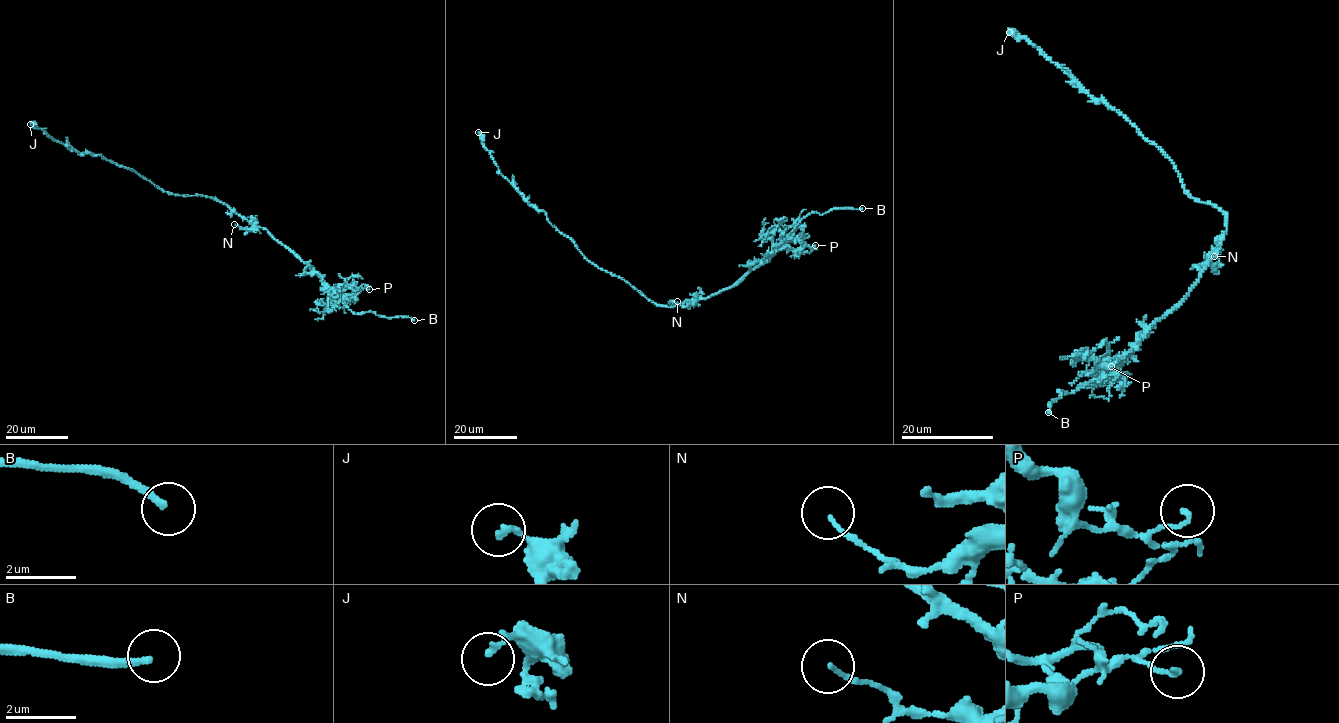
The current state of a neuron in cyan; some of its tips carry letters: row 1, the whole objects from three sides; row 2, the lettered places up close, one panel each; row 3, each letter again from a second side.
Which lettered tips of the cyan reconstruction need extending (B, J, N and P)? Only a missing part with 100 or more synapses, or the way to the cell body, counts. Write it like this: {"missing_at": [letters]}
{"missing_at": ["B"]}

